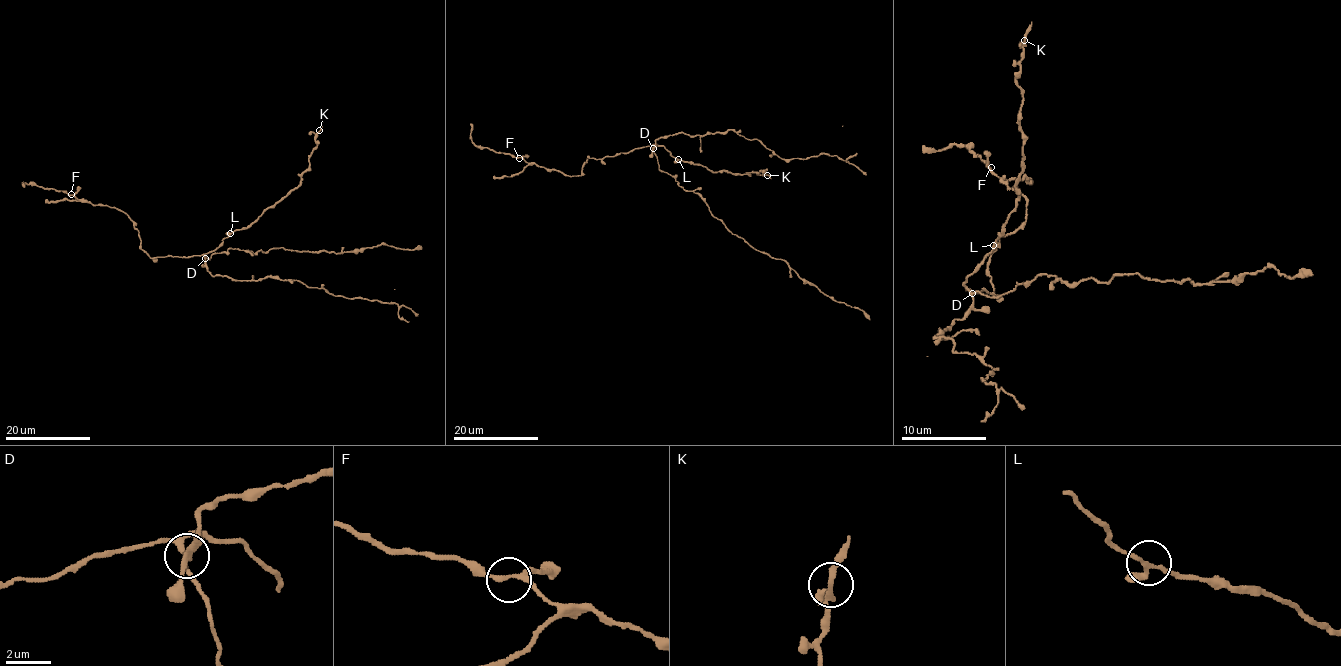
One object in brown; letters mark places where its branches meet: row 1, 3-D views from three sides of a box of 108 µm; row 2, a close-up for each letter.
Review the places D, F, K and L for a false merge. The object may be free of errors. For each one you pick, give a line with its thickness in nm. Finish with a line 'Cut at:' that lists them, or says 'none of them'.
D: 180 nm
Cut at: D

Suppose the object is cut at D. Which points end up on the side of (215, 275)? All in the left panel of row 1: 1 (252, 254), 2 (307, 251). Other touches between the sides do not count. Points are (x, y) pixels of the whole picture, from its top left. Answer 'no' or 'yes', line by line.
1: no
2: no

